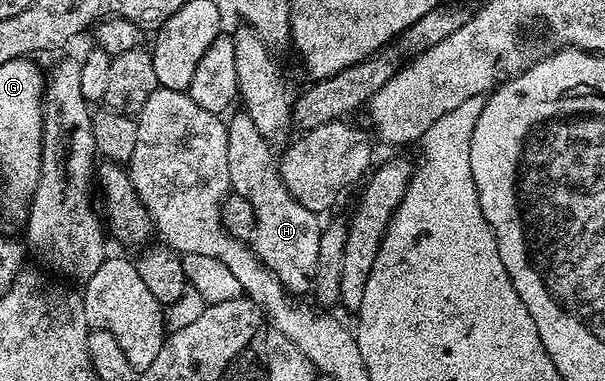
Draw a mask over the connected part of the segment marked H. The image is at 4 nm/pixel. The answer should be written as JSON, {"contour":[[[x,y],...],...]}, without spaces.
{"contour":[[[238,112],[228,119],[229,143],[227,144],[227,168],[232,193],[243,196],[255,208],[255,232],[251,249],[264,266],[275,275],[290,295],[301,296],[310,289],[316,272],[322,223],[299,200],[287,192],[281,179],[281,168],[274,147],[259,136],[259,128],[251,116]]]}

